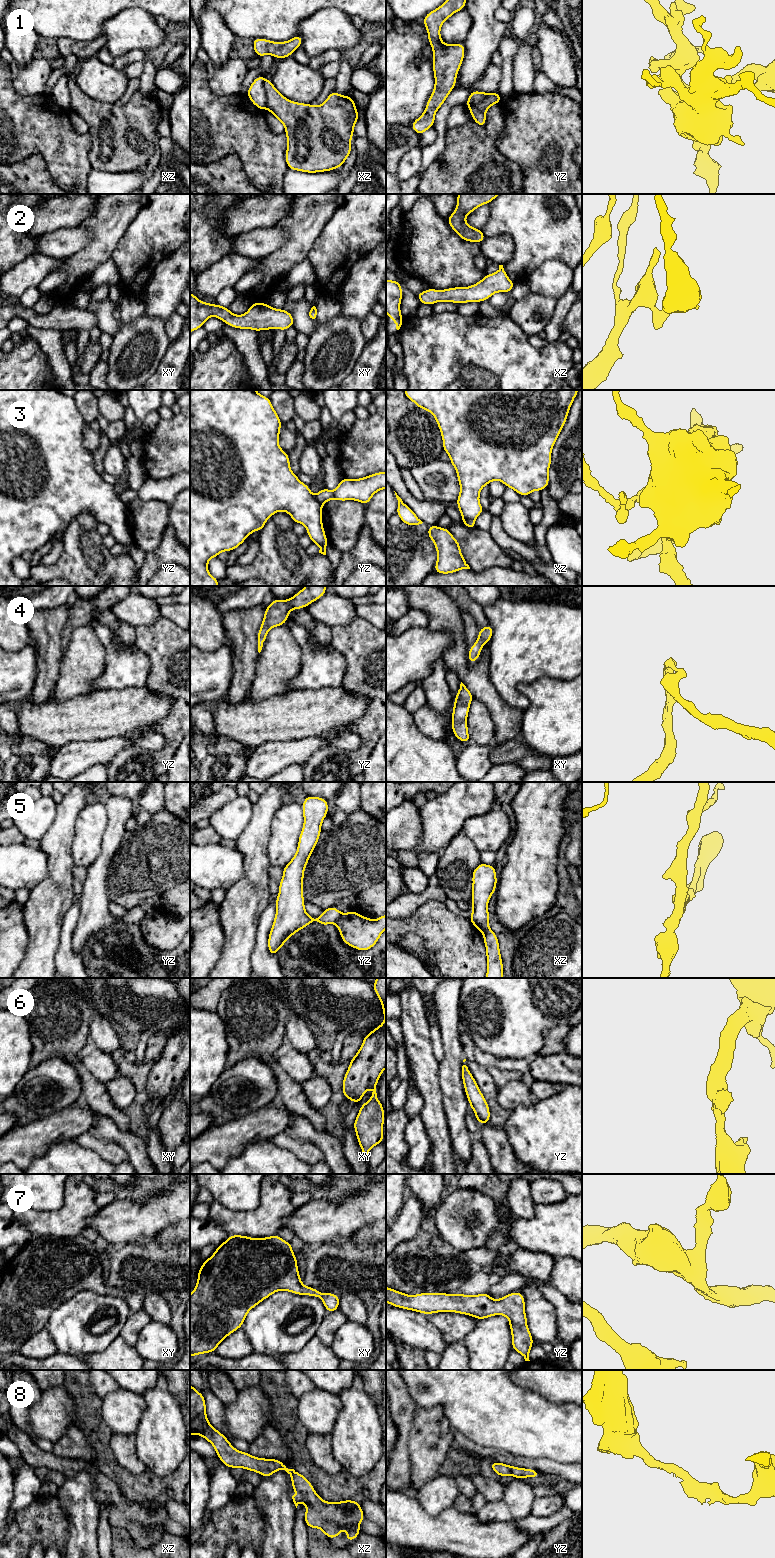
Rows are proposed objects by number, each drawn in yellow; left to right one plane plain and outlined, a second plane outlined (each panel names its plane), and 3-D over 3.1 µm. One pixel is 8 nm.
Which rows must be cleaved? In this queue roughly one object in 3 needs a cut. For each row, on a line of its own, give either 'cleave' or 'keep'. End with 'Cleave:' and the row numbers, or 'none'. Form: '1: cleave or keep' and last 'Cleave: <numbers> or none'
1: cleave
2: keep
3: cleave
4: keep
5: cleave
6: keep
7: keep
8: keep
Cleave: 1, 3, 5

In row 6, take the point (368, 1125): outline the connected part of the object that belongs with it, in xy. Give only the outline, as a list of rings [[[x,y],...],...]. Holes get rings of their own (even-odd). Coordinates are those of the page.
[[[377,978],[373,983],[373,989],[381,1001],[385,1019],[380,1026],[363,1037],[360,1049],[350,1060],[341,1089],[345,1098],[350,1099],[354,1104],[361,1100],[369,1087],[373,1090],[370,1100],[361,1106],[353,1125],[358,1144],[366,1157],[374,1146],[383,1142],[383,1124],[385,1120],[384,1107],[377,1098],[376,1085],[386,1068],[386,978]]]

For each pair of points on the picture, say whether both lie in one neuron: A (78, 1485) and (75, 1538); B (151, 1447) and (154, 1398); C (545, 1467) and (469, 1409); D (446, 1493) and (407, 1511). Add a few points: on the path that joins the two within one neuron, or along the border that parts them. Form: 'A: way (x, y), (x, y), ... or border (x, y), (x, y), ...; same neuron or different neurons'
A: way (78, 1498), (78, 1525); same neuron
B: way (151, 1435), (154, 1410); same neuron
C: border (511, 1454), (532, 1458), (549, 1458), (557, 1462); different neurons
D: border (411, 1493), (429, 1513), (437, 1515), (444, 1510); different neurons

